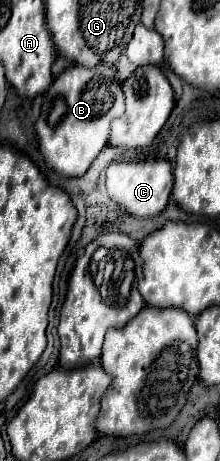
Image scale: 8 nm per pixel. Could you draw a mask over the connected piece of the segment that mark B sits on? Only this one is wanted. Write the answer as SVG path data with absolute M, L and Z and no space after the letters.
M98 63L94 67L74 65L62 71L44 95L42 113L36 121L40 153L50 169L64 177L80 177L88 171L96 155L108 145L110 121L124 111L124 91L116 77L116 65Z

